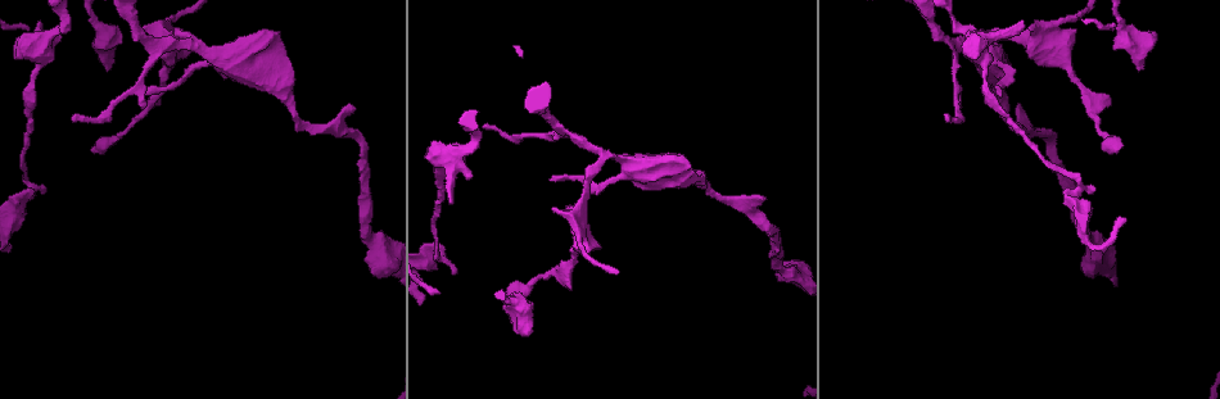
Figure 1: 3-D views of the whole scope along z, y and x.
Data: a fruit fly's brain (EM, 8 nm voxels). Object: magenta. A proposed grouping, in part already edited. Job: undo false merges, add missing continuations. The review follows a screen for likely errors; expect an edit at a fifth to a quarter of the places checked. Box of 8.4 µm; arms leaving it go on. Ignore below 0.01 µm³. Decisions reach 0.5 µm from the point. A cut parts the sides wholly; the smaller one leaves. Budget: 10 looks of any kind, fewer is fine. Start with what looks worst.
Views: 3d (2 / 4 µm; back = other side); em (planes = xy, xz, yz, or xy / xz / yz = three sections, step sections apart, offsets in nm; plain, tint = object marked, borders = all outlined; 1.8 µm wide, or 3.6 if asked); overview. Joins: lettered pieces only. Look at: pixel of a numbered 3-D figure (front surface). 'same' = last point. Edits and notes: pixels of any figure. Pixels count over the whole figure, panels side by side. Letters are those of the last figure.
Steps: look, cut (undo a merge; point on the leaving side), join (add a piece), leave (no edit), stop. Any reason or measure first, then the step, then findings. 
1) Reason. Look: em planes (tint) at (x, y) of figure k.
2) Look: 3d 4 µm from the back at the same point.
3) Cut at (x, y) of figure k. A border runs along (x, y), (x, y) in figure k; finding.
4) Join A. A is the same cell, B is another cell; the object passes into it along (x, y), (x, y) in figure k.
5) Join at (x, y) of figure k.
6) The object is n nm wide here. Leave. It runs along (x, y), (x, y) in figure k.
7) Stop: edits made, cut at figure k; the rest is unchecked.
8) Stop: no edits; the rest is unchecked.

Side arm on a straight run. Look: 3d 4 µm at (604, 156) of figure 1.

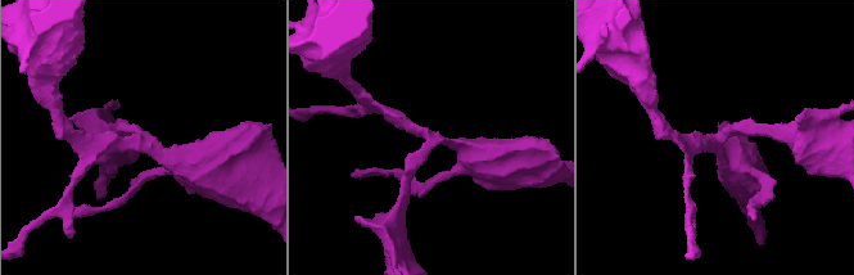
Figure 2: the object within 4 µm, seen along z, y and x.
3 arms meet here; the arms are 190, 200, 460 nm wide. Look: em 3.6 µm planes (tint) at (716, 142) of figure 2.

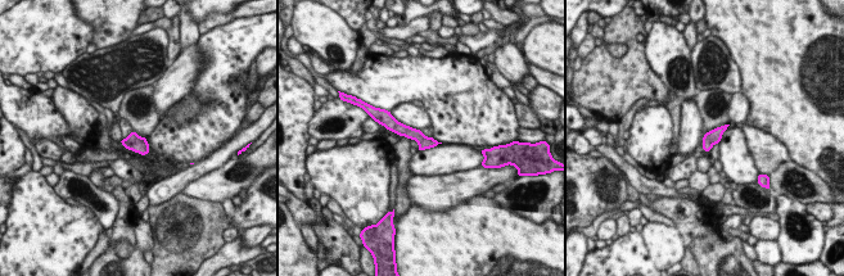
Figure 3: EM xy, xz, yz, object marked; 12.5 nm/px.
Look: em 3.6 µm planes (borders) at the same point.

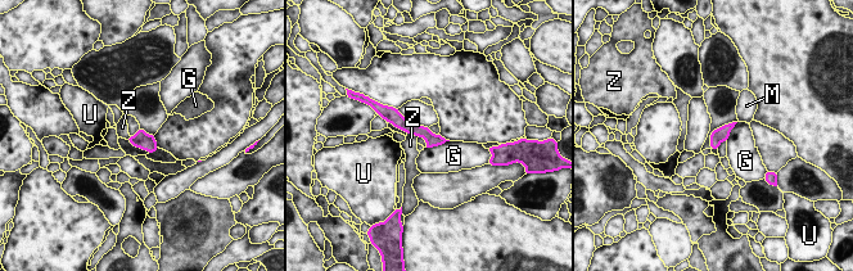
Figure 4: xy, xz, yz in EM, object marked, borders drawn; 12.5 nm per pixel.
Leave. G, M, U and Z are other cells; a border runs along (448, 140), (424, 148) in figure 4; one cell here.

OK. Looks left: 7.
Sudden change in width. Look: em xz step 4 (borders) at (440, 258) of figure 1.

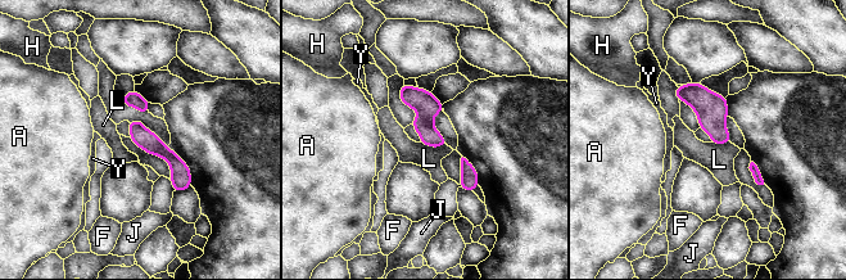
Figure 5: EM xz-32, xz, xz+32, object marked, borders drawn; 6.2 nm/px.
The object is 130 nm wide here. Leave. A, F, H, J, L and Y are other cells; it runs along (132, 123), (177, 165), (188, 183) in figure 5; all the same cell.

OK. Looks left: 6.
An open end. Look: 3d 2 µm at (764, 198) of figure 1.

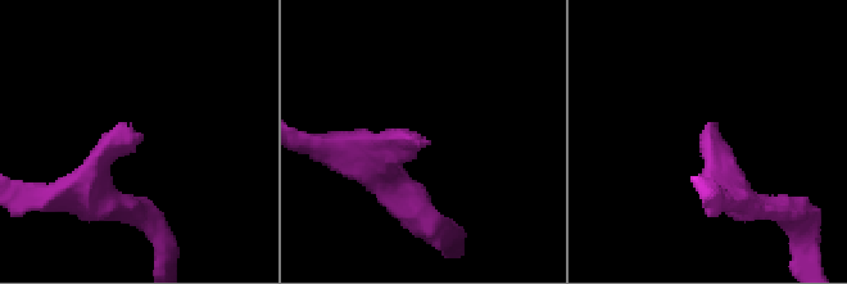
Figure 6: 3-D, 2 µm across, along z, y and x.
Look: em planes (plain) at (133, 132) of figure 6.

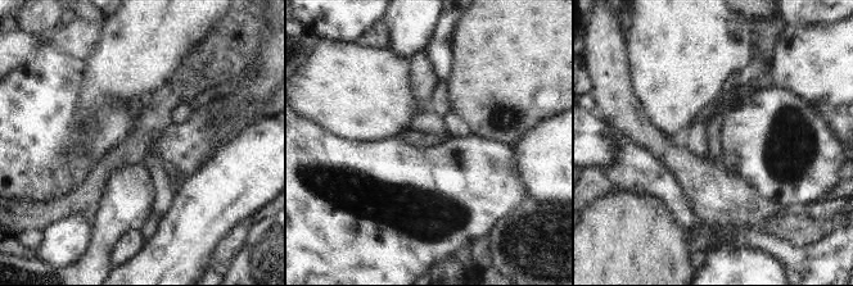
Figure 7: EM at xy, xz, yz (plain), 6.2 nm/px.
See the neighbours. Look: em planes (borders) at the same point.

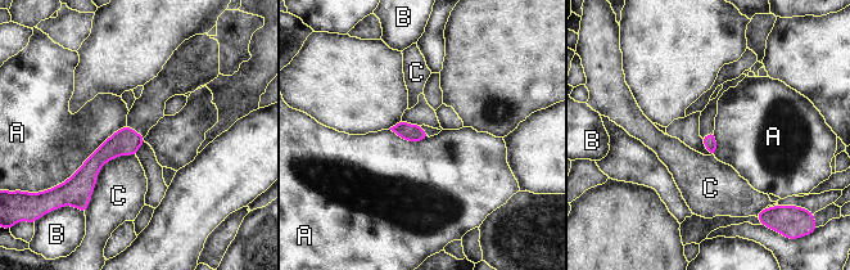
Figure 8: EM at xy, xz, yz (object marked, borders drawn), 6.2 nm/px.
The longest contact is with A, 550 nm. Leave. A, B and C are other cells; none of them fits.

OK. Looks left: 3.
Branch stops here. Look: em planes (borders) at (528, 335) of figure 1.

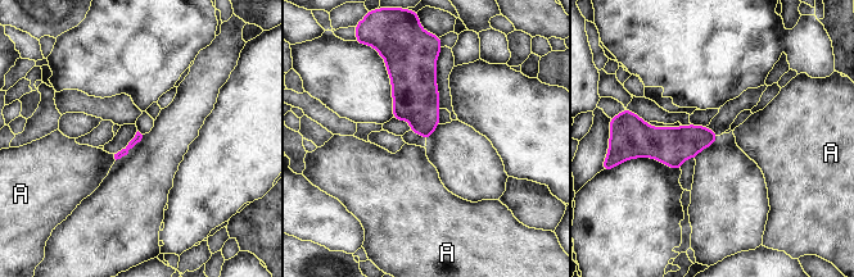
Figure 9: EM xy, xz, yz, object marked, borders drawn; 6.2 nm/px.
Leave. A is another cell; a border runs along (113, 154), (116, 159) in figure 9; none of them fits.

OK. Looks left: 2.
Stop: no edits; the rest is unchecked.

